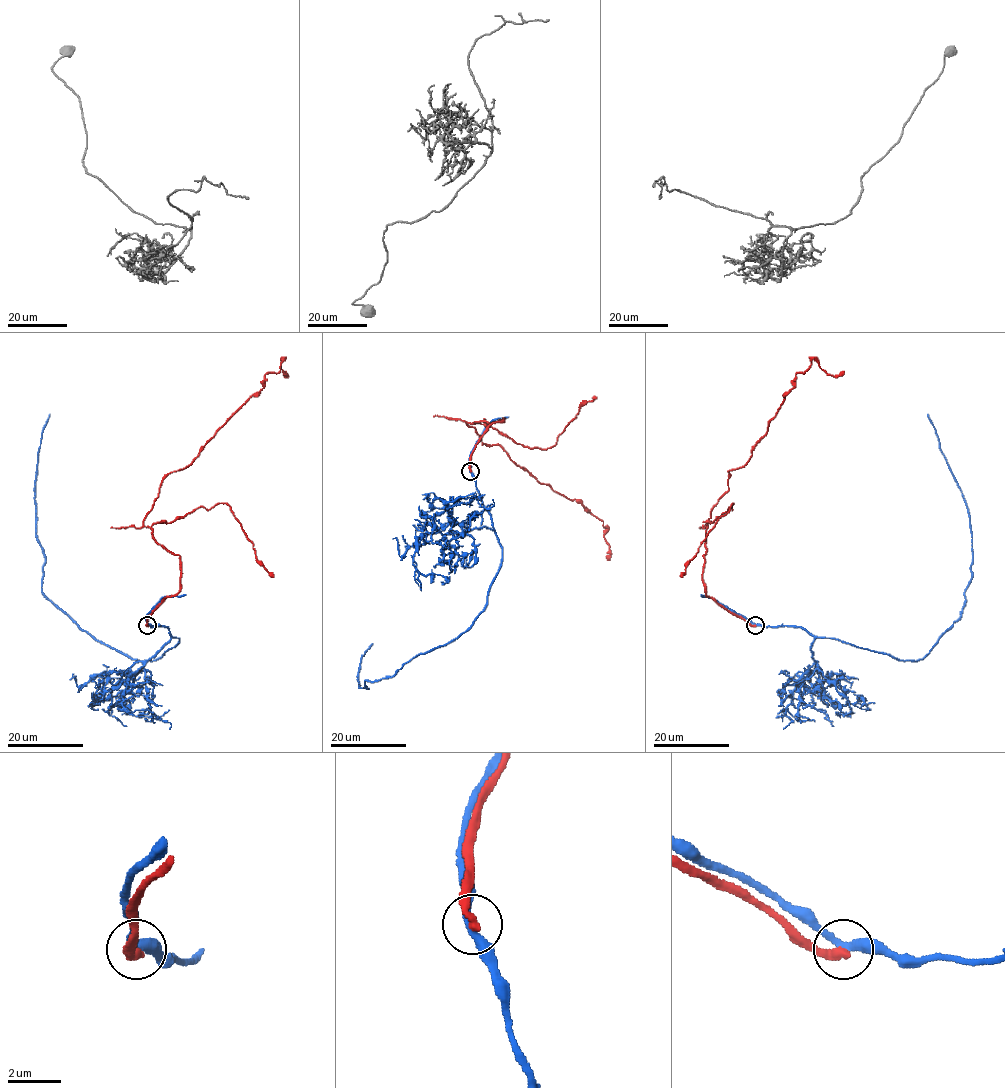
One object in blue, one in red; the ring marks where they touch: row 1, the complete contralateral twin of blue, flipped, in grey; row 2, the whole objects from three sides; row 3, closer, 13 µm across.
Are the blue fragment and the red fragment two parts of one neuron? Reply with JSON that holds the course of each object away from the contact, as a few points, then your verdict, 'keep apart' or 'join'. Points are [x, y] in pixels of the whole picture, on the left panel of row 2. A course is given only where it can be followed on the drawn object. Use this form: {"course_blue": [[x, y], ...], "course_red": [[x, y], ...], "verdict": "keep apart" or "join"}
{"course_blue": [[147, 625], [164, 625], [179, 641], [160, 658], [134, 659], [95, 640], [42, 591], [34, 487], [49, 414]], "course_red": [[147, 625], [180, 589], [180, 556], [143, 525], [161, 481], [192, 462], [283, 359], [285, 371]], "verdict": "keep apart"}

